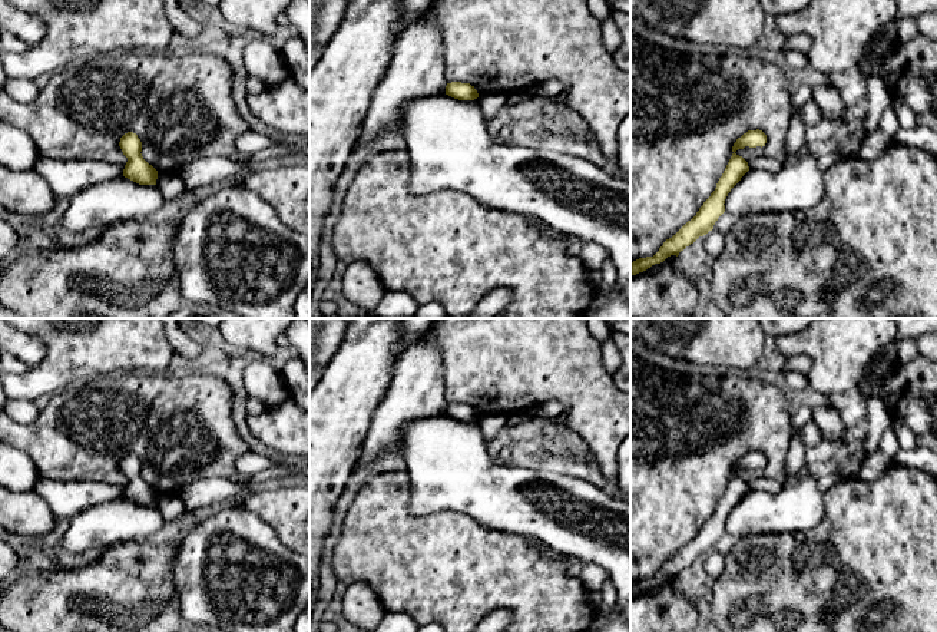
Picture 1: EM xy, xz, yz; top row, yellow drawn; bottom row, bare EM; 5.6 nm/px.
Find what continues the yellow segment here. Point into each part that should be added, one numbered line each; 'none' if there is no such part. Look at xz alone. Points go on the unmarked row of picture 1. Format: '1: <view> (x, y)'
none

